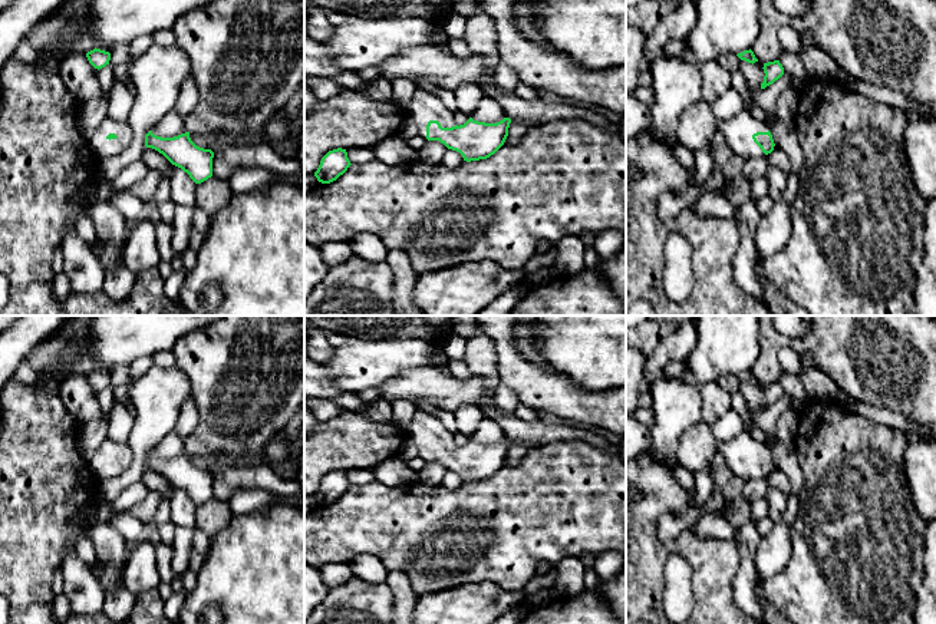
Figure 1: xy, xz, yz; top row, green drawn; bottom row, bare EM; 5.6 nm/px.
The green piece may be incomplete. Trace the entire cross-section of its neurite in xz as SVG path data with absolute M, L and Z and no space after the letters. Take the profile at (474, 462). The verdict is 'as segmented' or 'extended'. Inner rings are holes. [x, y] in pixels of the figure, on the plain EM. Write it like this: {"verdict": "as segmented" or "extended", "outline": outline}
{"verdict": "extended", "outline": "M423 405L416 406L406 432L415 442L422 459L439 462L448 471L459 473L467 483L494 476L504 466L511 445L510 439L497 445L478 443L469 439L458 448L452 433Z"}

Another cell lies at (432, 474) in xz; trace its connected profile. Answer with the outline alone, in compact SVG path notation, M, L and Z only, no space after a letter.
M428 462L418 473L418 482L426 486L439 486L446 471L439 462Z

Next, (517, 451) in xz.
M511 442L510 449L508 449L508 462L511 465L518 465L521 459L525 456L528 450L528 445L525 442Z

